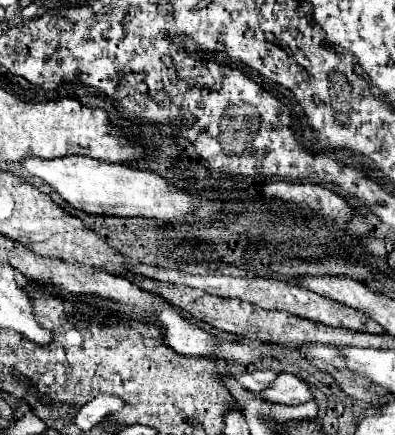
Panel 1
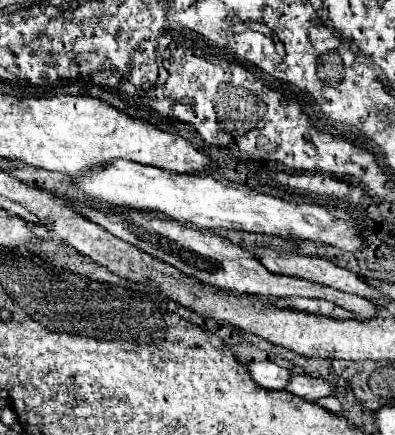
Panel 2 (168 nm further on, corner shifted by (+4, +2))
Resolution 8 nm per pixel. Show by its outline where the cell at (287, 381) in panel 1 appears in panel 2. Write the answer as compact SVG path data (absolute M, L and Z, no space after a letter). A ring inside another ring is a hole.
M300 374L300 376L292 376L288 388L288 392L304 398L304 400L320 400L324 396L334 396L336 394L336 386L328 380L322 380L322 378L312 378L312 376L306 376L306 374Z

